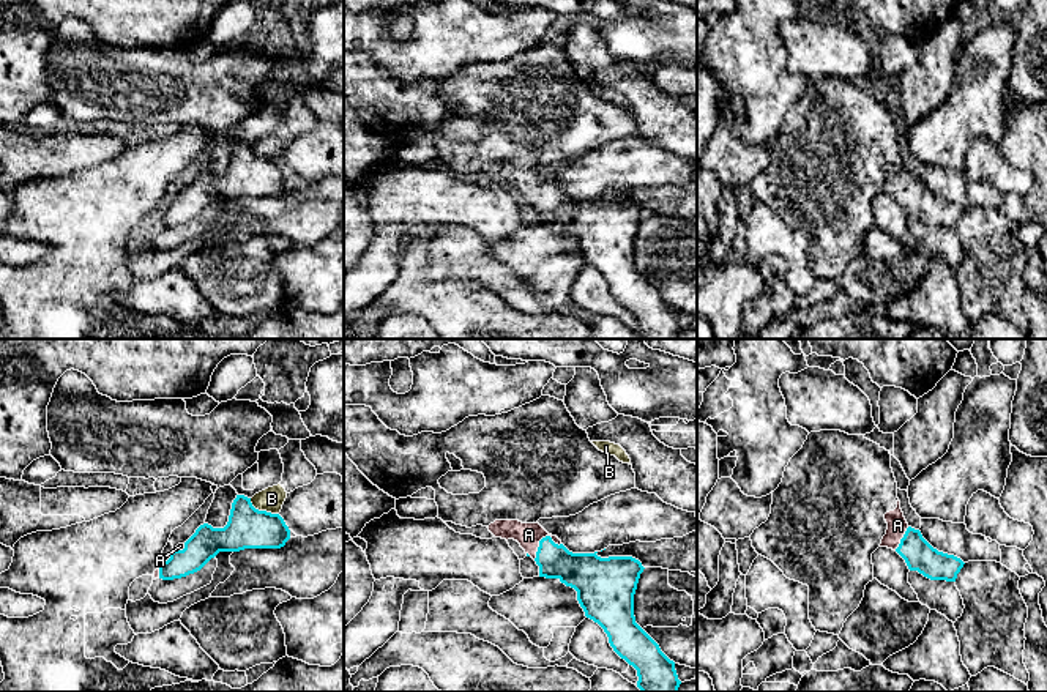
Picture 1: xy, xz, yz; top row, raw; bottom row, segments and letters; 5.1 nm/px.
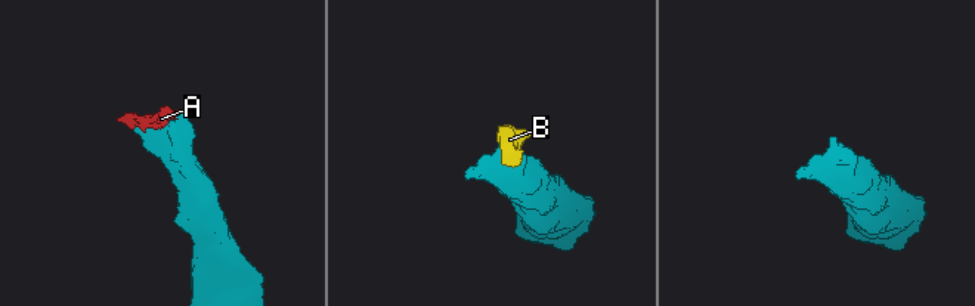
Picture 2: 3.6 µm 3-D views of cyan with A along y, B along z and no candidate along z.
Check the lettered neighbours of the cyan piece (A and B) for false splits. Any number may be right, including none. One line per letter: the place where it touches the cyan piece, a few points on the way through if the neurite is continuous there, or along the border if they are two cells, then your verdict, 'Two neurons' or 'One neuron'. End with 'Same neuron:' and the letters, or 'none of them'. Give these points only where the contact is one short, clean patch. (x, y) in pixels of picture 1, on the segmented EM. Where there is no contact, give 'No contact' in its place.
A: Touches cyan at xz (541, 539). One neuron
B: Touches cyan at xy (262, 511). Boundary: xy (249, 498), (256, 508), (278, 514). Two neurons
Same neuron: A

